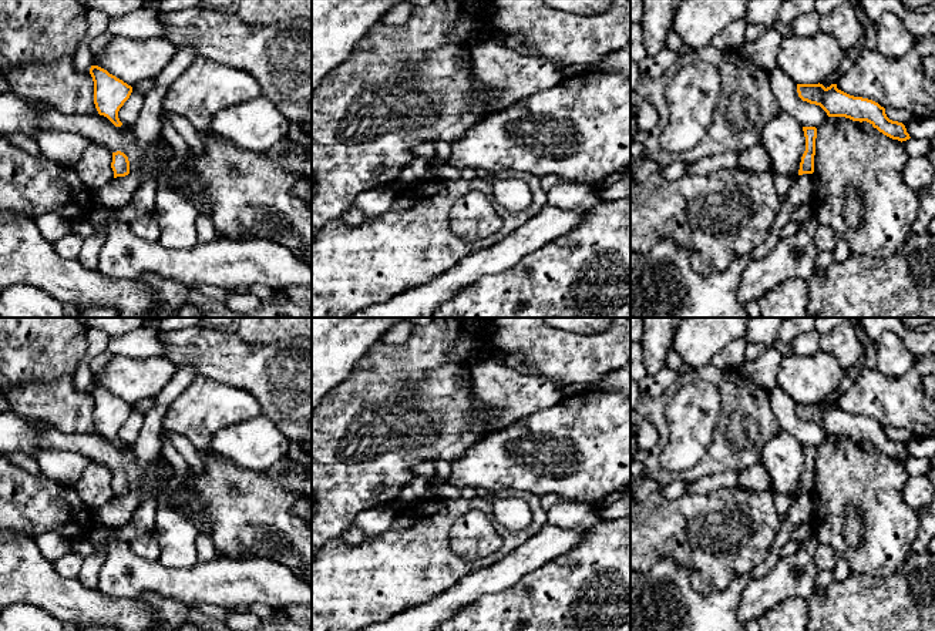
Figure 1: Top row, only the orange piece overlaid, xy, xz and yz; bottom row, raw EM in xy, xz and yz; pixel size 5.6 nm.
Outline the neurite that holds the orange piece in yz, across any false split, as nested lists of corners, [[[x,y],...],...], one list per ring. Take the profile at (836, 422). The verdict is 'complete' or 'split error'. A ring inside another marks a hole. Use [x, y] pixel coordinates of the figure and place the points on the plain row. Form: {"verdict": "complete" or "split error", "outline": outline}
{"verdict": "complete", "outline": [[[797,403],[798,416],[810,423],[820,424],[828,436],[845,436],[852,440],[867,440],[884,454],[907,460],[909,453],[902,442],[887,436],[885,427],[878,422],[850,414],[837,407],[837,403],[824,406],[823,403]]]}

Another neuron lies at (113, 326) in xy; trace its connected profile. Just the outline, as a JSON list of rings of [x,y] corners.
[[[93,318],[85,328],[97,328],[104,330],[110,338],[118,338],[138,328],[139,323],[139,318]]]

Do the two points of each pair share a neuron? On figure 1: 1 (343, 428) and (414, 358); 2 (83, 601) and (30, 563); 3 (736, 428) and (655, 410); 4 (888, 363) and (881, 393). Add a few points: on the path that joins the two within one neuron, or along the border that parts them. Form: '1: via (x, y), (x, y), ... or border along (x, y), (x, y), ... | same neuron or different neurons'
1: via (362, 412), (397, 376) | same neuron
2: via (70, 601), (43, 576) | same neuron
3: via (736, 399), (713, 375), (693, 375), (680, 382) | same neuron
4: border along (917, 361), (895, 376), (883, 375), (877, 369) | different neurons

